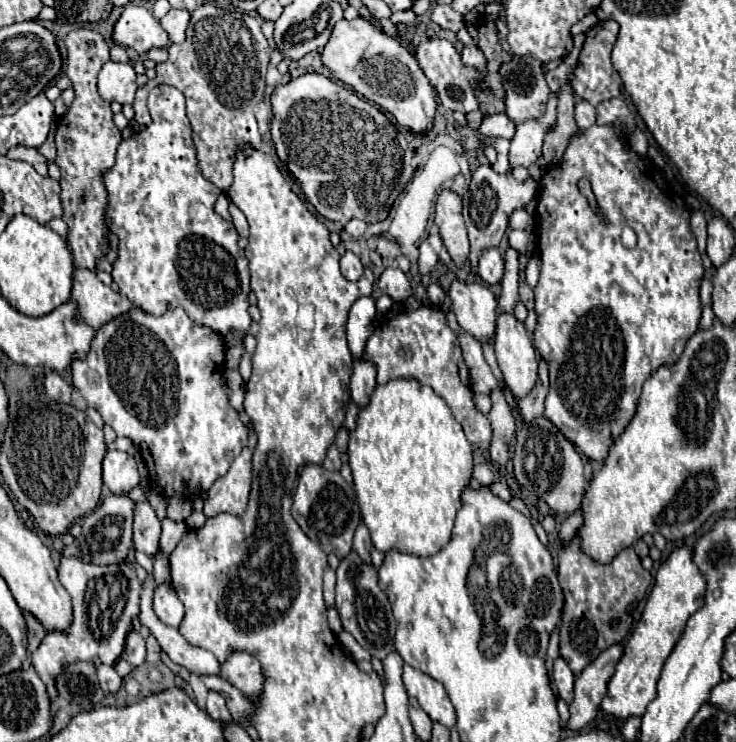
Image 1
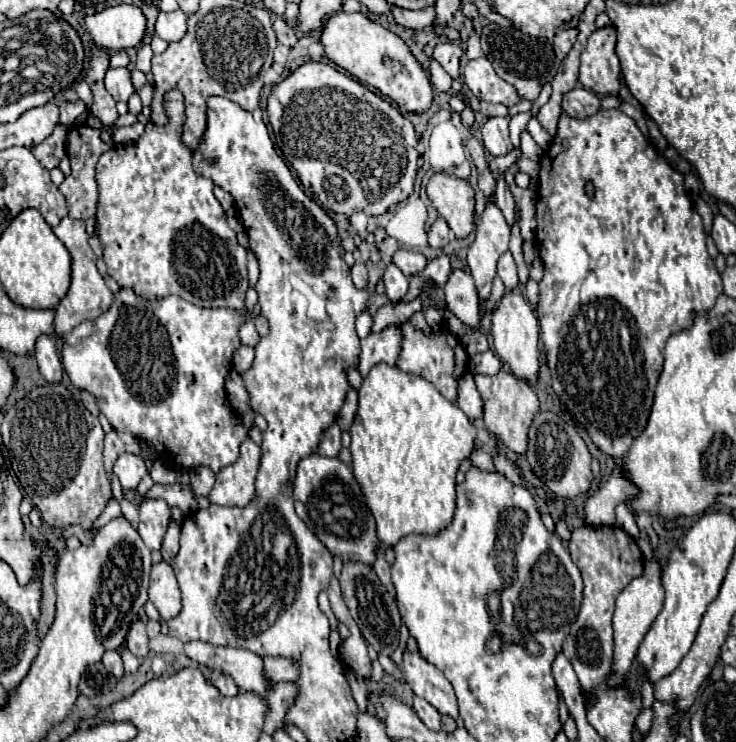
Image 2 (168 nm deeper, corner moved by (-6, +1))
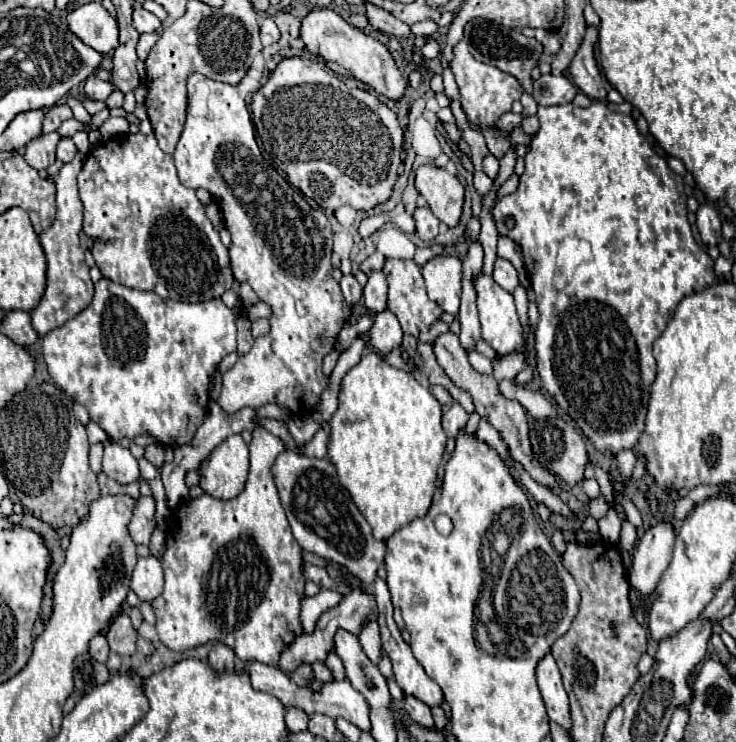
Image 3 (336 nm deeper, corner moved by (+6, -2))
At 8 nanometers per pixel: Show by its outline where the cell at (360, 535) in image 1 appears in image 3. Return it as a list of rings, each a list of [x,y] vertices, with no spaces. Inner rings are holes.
[[[376,579],[374,583],[374,595],[376,595],[376,603],[378,603],[378,625],[380,625],[380,633],[382,633],[382,649],[388,651],[390,655],[390,661],[394,665],[394,675],[396,675],[396,683],[402,687],[402,691],[406,695],[412,695],[412,697],[418,697],[420,701],[424,701],[428,707],[436,707],[444,701],[444,695],[442,695],[442,689],[438,687],[438,683],[434,679],[430,679],[426,675],[426,671],[422,669],[422,665],[416,661],[410,645],[402,639],[402,633],[394,621],[394,607],[392,607],[392,601],[390,601],[390,591],[388,591],[388,585],[382,581],[382,579]]]

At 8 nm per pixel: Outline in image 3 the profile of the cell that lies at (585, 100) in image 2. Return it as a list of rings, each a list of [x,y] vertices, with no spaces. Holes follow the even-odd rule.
[[[540,75],[534,81],[534,99],[538,105],[560,105],[568,103],[576,95],[574,83],[566,75]]]

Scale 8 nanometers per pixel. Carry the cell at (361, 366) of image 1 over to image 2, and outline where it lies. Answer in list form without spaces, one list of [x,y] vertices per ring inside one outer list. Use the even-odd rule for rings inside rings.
[[[390,326],[380,334],[374,334],[374,332],[368,334],[360,342],[362,342],[362,354],[360,354],[358,372],[362,374],[362,378],[366,378],[370,368],[380,362],[394,366],[400,352],[400,330],[398,326]]]

